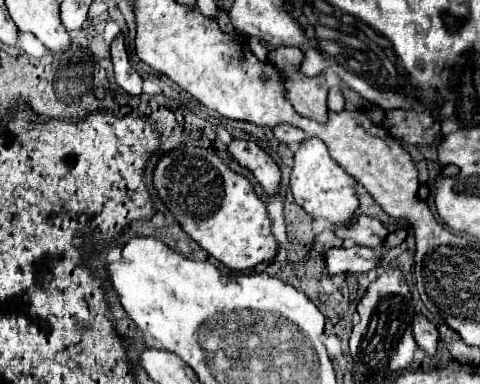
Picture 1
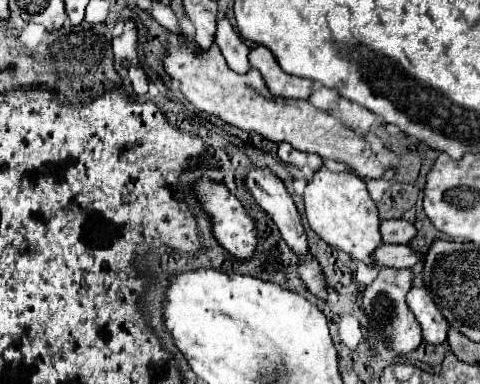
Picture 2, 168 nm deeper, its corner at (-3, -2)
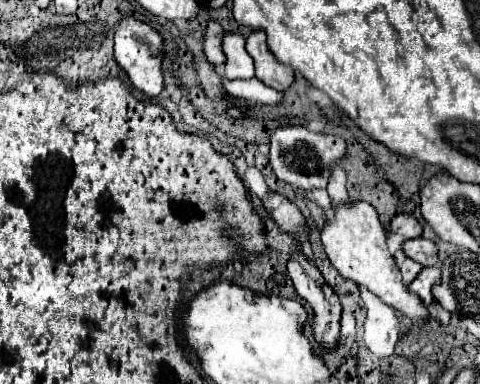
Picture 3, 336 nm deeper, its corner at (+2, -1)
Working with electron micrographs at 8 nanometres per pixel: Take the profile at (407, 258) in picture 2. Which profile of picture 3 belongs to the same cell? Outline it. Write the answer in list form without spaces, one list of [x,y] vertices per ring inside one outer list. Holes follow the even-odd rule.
[[[422,236],[418,238],[412,238],[412,240],[406,240],[402,244],[402,252],[410,258],[410,260],[416,260],[418,264],[422,266],[434,266],[438,262],[438,250],[436,250],[436,244],[432,240],[426,240]]]

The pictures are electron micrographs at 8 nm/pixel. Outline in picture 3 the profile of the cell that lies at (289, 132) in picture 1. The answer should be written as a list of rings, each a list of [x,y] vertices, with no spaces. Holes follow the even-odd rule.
[[[282,126],[278,128],[270,138],[270,166],[278,180],[288,182],[294,188],[326,188],[330,166],[334,162],[340,162],[340,158],[346,156],[346,144],[338,136],[324,136],[314,134],[306,126]]]

